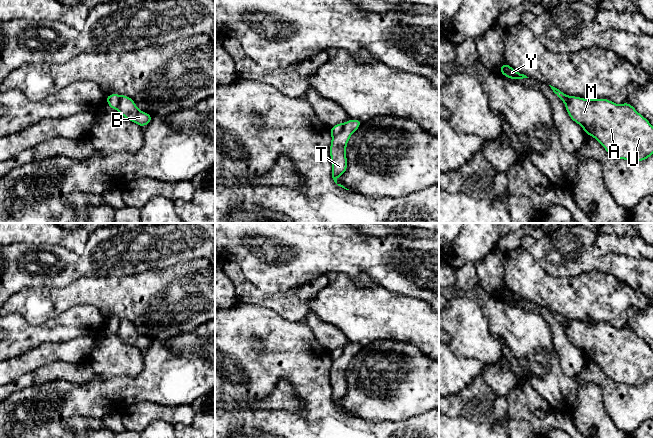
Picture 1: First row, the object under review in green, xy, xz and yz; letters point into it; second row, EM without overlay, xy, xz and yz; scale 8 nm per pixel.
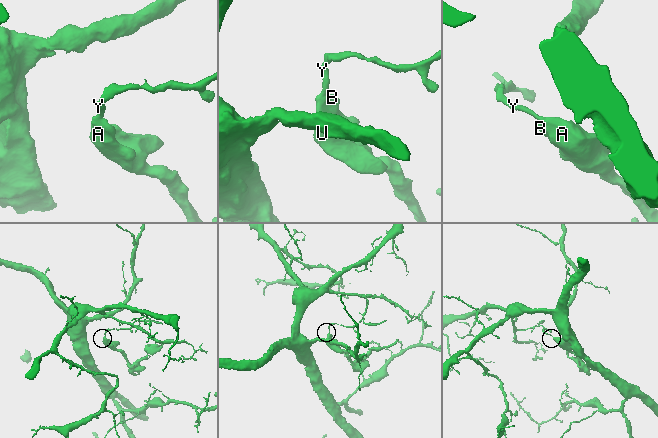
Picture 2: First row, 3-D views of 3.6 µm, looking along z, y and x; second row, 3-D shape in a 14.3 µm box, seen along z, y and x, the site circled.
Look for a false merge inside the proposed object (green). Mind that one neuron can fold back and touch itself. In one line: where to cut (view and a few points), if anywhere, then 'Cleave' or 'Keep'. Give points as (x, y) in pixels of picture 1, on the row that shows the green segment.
Split along xz (344, 124), (343, 128), (332, 137). Cleave

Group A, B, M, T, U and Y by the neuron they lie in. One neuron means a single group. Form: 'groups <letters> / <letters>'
groups A B M T U / Y

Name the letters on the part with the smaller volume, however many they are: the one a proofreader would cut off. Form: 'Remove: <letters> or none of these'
Remove: A, B, M, T, U

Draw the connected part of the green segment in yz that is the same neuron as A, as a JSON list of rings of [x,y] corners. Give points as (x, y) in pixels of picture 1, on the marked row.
[[[570,96],[564,104],[571,120],[579,124],[587,135],[595,138],[613,157],[638,162],[653,154],[653,126],[630,103],[618,105],[606,98]]]

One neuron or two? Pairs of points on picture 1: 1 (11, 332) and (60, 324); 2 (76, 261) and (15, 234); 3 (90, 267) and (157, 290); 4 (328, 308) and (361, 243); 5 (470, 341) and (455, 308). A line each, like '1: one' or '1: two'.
1: one
2: two
3: two
4: two
5: one

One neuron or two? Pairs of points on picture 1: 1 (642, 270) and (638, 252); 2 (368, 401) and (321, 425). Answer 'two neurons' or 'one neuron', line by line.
1: two neurons
2: two neurons

